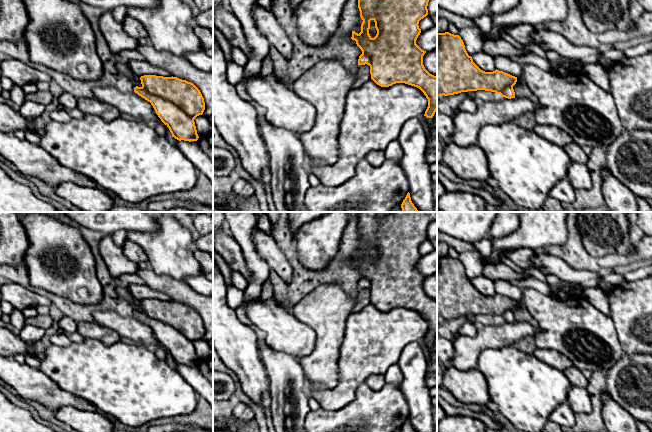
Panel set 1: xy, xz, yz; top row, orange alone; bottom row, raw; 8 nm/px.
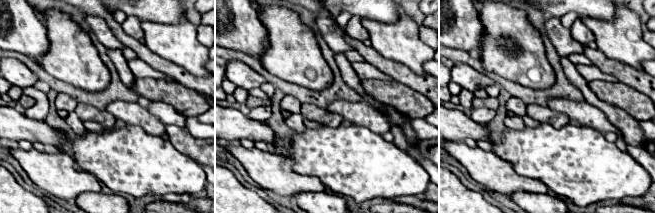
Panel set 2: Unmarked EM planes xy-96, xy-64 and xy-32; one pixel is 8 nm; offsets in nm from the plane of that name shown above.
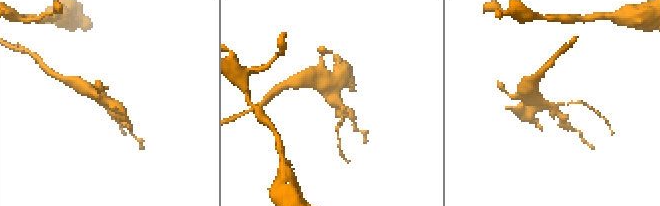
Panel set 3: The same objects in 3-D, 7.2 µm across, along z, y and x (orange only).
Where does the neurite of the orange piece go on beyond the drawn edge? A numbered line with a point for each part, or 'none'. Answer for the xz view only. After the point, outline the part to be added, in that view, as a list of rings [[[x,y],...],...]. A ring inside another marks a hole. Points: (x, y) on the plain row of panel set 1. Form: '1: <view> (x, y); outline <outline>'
none

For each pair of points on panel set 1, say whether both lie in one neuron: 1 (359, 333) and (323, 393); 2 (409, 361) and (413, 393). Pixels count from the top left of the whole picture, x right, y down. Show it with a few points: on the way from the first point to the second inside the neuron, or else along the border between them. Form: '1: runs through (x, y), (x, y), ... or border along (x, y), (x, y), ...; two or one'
1: runs through (359, 351), (359, 359), (351, 376), (341, 386); one
2: runs through (413, 369), (413, 385); one

